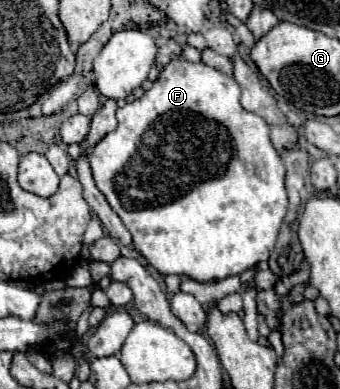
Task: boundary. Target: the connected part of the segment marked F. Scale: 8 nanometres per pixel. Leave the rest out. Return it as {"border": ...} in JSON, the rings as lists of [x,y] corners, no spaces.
{"border":[[[186,59],[170,61],[140,99],[116,113],[118,127],[88,155],[96,187],[130,229],[136,249],[162,275],[186,275],[194,281],[214,281],[240,275],[258,261],[268,261],[282,219],[288,211],[284,165],[270,143],[268,123],[242,109],[234,77]]]}

